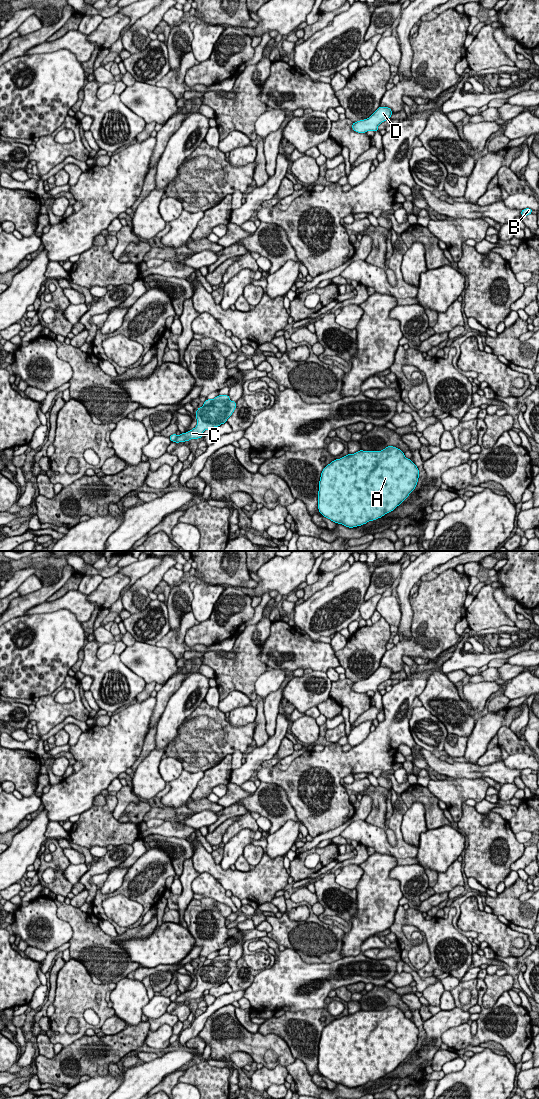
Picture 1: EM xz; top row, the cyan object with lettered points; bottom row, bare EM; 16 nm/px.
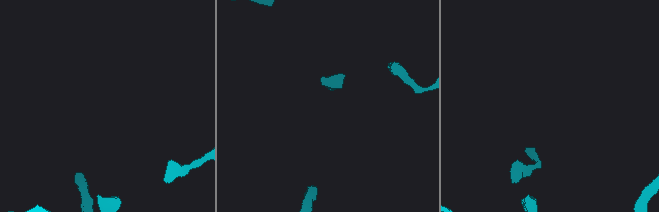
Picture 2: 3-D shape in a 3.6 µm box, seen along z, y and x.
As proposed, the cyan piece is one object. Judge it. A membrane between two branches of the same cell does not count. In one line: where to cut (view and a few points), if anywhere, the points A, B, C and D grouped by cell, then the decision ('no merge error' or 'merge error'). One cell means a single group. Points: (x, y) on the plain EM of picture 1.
xz (177, 996), (173, 1001) | A B / C D | merge error

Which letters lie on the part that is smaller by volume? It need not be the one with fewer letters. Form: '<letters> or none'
C, D

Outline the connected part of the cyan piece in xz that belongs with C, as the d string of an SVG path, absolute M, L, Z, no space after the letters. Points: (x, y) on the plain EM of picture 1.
M218 955L214 959L207 959L203 966L196 970L196 987L186 993L181 993L174 1002L184 1003L191 999L202 998L205 990L227 982L235 969L236 962L231 961L228 955Z

